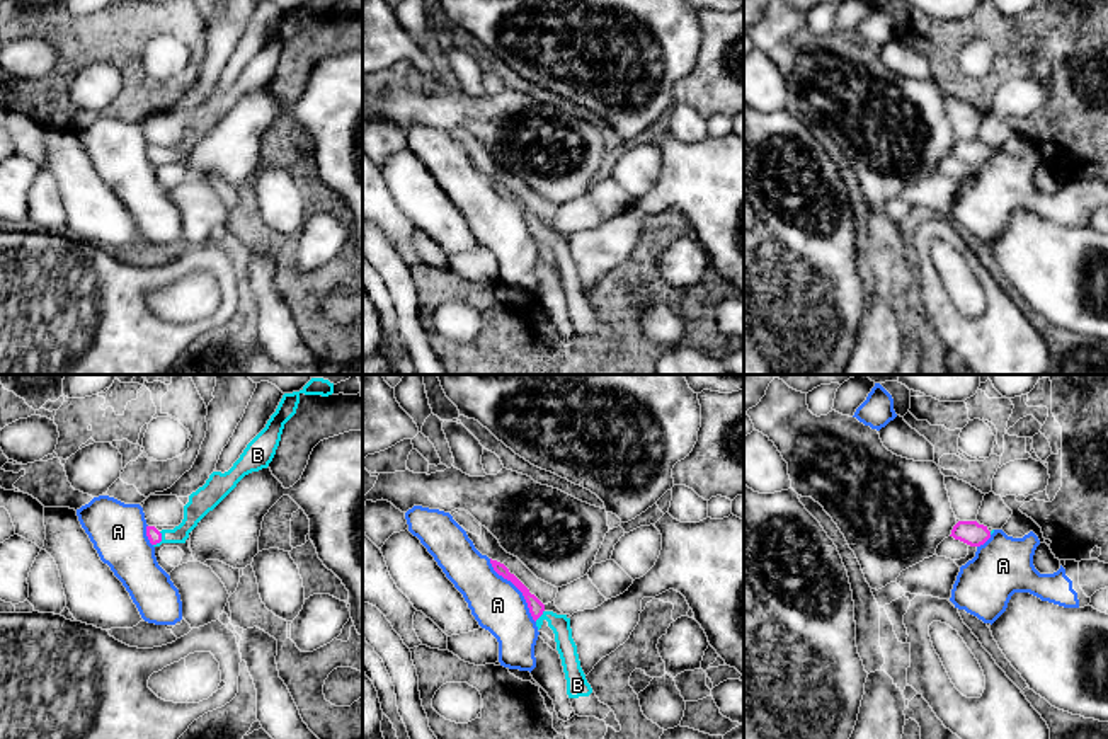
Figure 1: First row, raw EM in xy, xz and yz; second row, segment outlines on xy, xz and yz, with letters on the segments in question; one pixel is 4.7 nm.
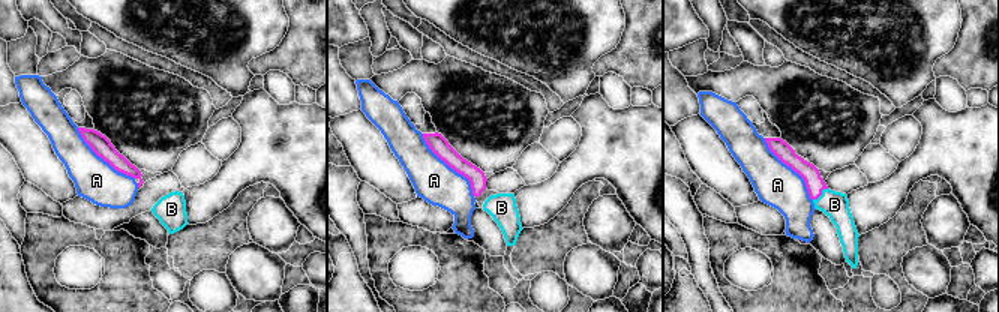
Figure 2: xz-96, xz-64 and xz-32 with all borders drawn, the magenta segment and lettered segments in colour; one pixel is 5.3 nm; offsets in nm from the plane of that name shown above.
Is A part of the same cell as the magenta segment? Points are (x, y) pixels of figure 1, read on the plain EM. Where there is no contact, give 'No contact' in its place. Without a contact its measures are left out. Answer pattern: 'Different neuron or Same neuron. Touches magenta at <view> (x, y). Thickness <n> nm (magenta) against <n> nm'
Different neuron. Touches magenta at xz (518, 206). Thickness 70 nm (magenta) against 240 nm

